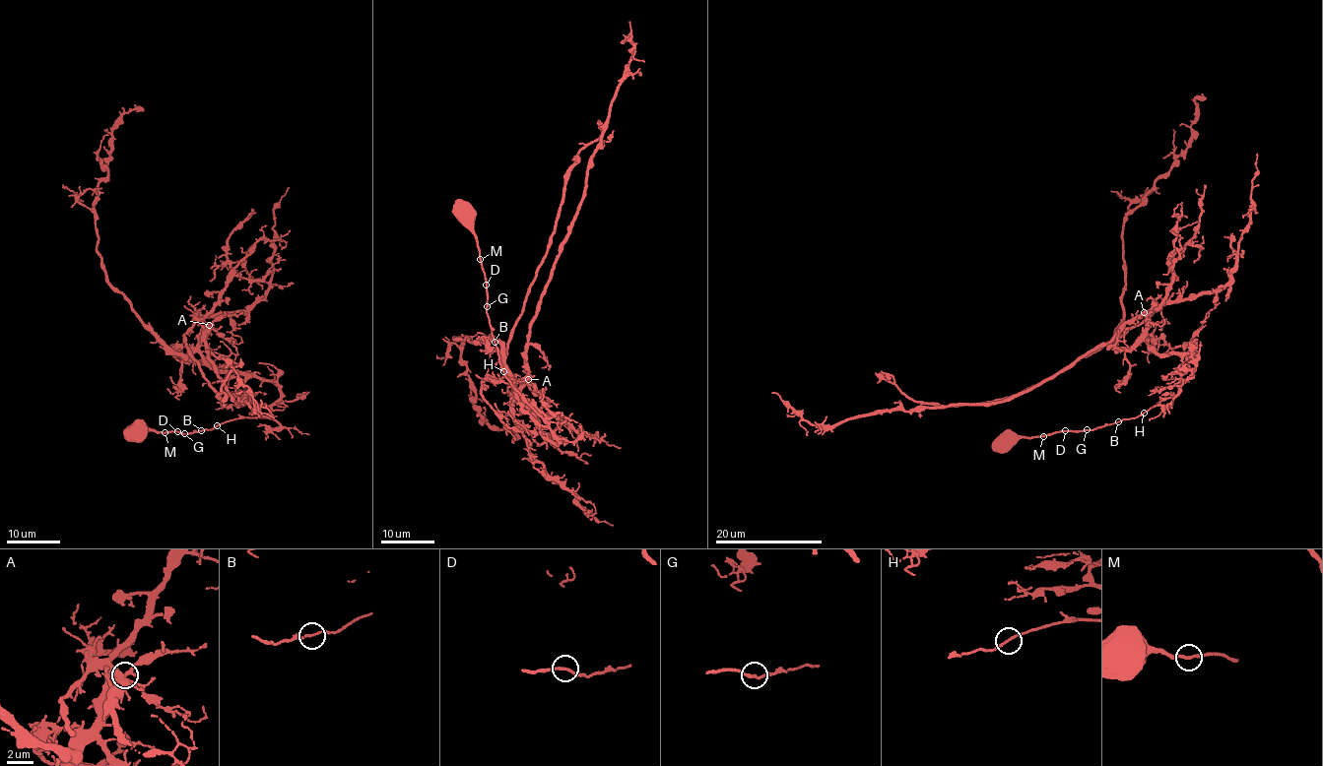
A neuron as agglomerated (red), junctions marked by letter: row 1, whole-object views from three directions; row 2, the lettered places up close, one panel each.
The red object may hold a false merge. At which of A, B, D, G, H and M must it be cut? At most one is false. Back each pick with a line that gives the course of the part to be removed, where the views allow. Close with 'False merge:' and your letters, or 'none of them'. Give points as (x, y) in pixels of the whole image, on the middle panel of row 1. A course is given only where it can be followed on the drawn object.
False merge: none of them

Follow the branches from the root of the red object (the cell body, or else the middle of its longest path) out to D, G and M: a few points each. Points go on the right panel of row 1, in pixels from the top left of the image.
D: (1008, 443), (1021, 437), (1041, 437), (1065, 430)
G: (1008, 443), (1022, 437), (1087, 429)
M: (1008, 443), (1022, 437), (1043, 435)

